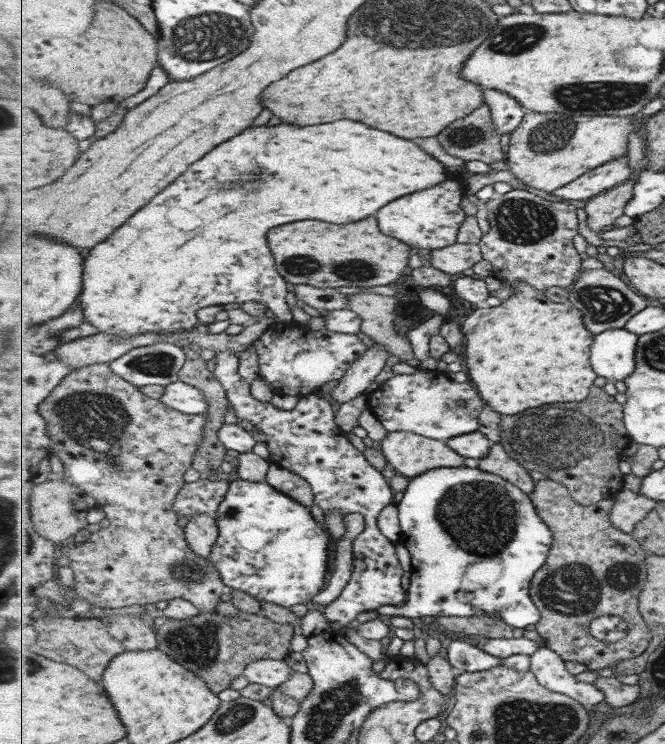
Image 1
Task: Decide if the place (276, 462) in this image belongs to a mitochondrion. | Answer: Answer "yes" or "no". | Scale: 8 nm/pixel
no

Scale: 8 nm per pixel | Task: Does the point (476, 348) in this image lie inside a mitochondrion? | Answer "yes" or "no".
no

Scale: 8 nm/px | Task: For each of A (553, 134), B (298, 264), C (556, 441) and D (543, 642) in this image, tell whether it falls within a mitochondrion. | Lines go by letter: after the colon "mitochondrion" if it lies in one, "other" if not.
A: mitochondrion
B: mitochondrion
C: mitochondrion
D: other

